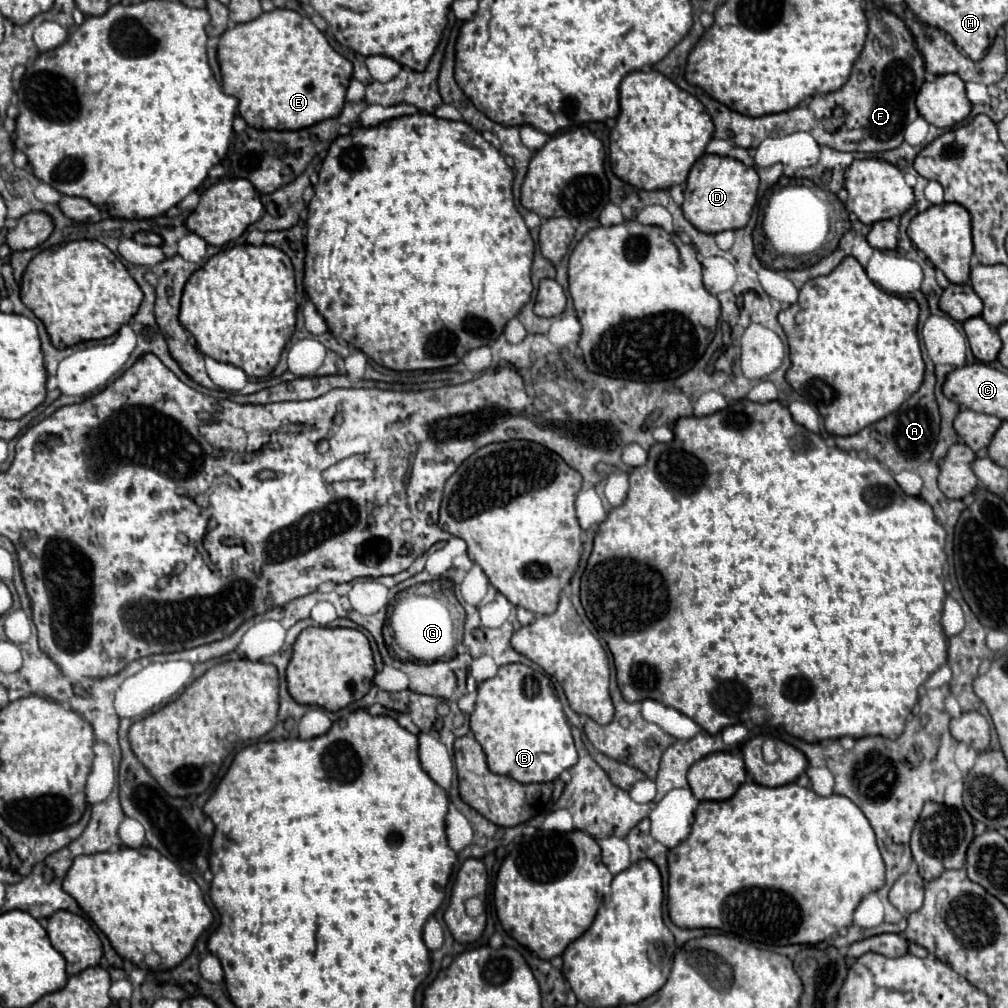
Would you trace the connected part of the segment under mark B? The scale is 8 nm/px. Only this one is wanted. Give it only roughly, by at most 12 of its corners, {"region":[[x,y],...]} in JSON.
{"region":[[501,666],[471,732],[491,772],[553,782],[577,760],[551,678]]}

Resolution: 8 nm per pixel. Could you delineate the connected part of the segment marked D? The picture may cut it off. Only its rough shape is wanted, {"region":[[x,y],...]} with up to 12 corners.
{"region":[[731,156],[693,164],[681,208],[701,232],[739,230],[759,176]]}

